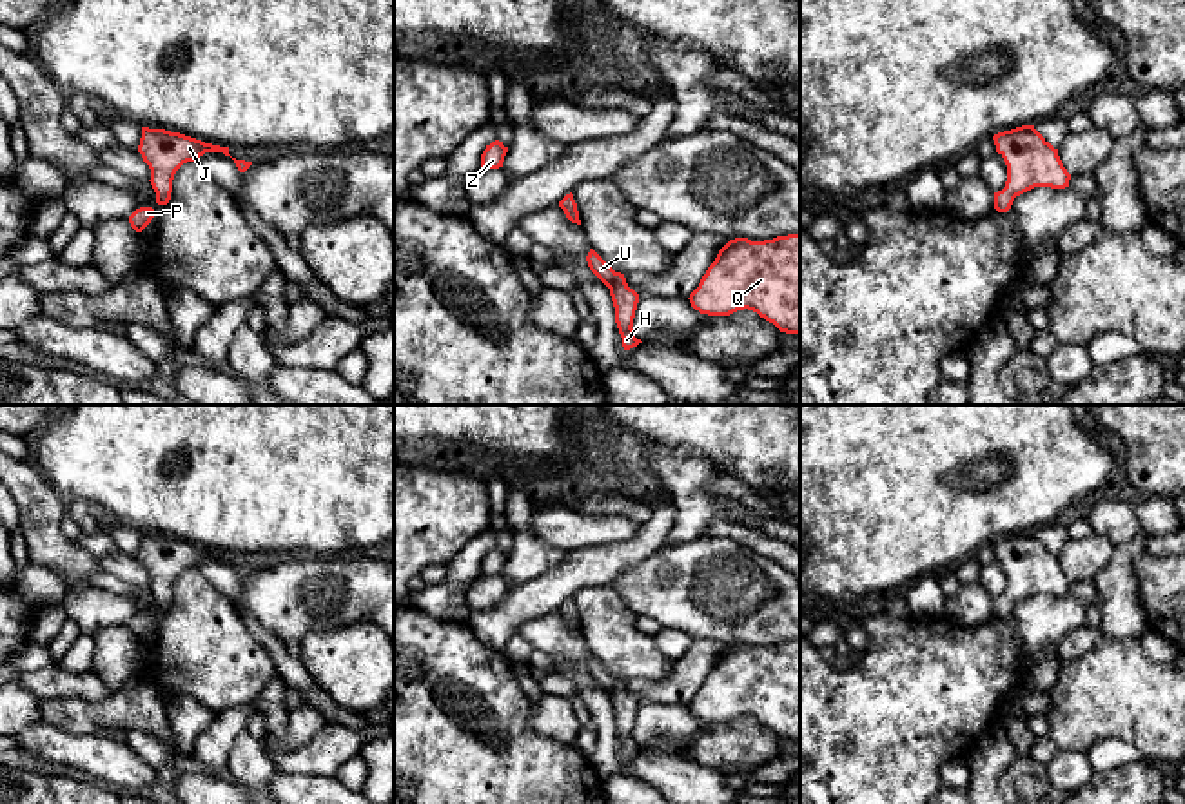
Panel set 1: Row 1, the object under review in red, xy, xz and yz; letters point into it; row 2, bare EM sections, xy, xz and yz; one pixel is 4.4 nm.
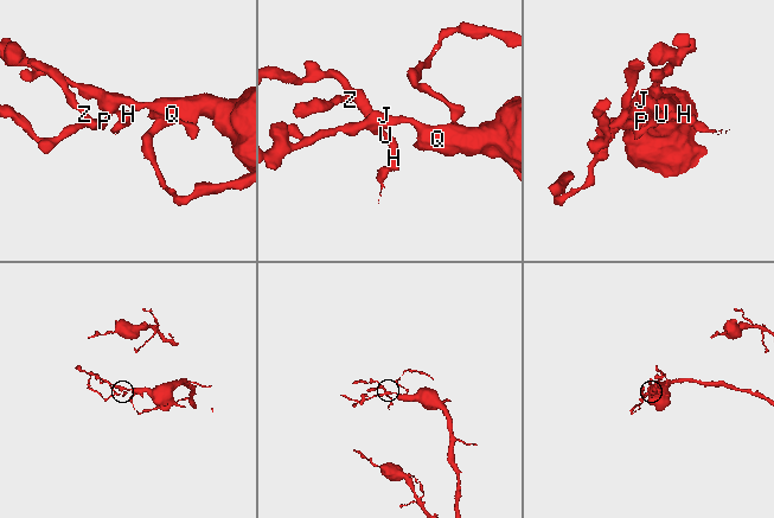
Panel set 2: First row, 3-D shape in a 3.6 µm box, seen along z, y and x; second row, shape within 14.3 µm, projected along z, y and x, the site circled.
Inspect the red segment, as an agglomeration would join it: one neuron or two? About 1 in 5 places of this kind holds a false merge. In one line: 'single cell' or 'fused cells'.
single cell

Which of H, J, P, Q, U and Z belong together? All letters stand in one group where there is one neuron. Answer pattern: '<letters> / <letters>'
H J P Q U Z

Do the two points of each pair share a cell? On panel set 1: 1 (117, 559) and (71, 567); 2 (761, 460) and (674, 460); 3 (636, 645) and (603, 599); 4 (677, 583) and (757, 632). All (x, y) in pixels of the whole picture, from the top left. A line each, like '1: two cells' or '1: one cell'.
1: two cells
2: two cells
3: one cell
4: one cell

